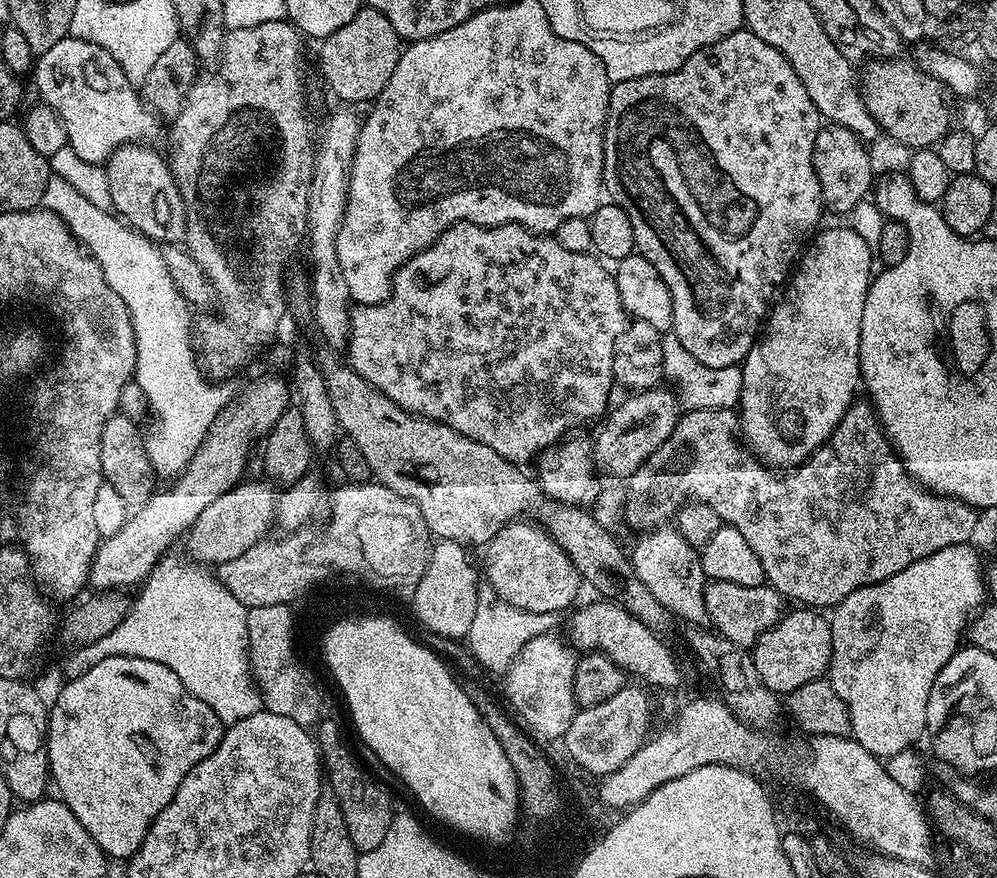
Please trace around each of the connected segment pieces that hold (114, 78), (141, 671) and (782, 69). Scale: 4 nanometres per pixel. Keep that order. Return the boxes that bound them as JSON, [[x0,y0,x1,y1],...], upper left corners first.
[[34,38,161,165],[46,656,225,861],[604,30,825,368]]

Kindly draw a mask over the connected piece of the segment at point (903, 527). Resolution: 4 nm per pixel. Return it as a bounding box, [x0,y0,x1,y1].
[624,402,977,610]

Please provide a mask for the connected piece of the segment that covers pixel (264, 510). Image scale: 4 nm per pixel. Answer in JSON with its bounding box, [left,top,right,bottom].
[186,481,276,566]

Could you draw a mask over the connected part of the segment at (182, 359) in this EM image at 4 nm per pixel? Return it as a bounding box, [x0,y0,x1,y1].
[43,175,234,478]

